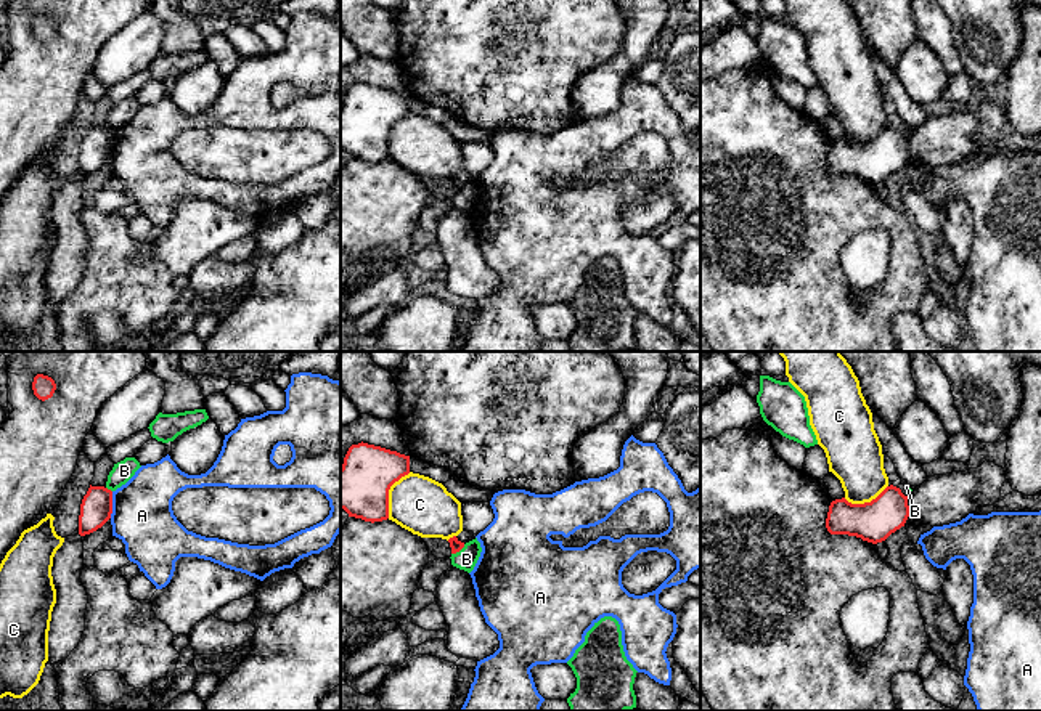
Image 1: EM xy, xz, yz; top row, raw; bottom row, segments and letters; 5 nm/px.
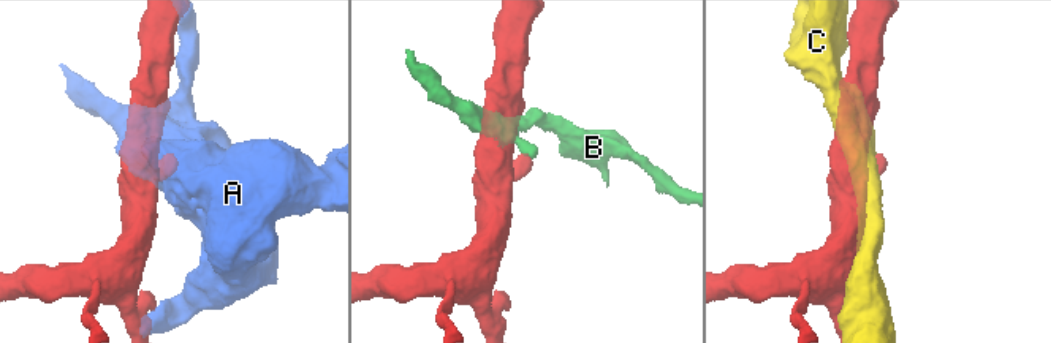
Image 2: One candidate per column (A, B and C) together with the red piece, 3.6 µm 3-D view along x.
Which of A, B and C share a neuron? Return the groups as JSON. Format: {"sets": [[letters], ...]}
{"sets": [["A"], ["B"], ["C"]]}

